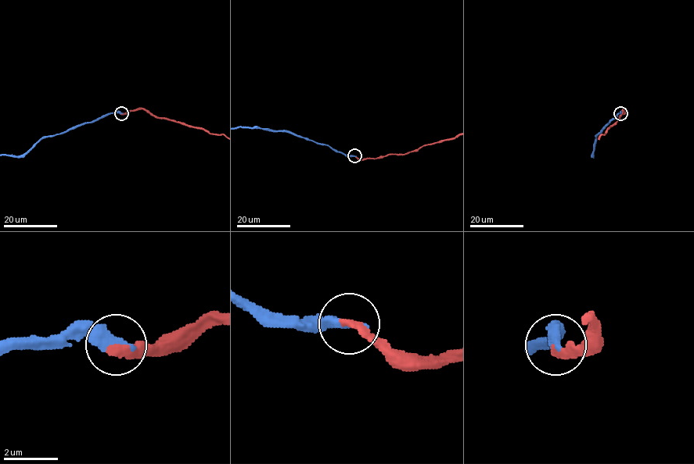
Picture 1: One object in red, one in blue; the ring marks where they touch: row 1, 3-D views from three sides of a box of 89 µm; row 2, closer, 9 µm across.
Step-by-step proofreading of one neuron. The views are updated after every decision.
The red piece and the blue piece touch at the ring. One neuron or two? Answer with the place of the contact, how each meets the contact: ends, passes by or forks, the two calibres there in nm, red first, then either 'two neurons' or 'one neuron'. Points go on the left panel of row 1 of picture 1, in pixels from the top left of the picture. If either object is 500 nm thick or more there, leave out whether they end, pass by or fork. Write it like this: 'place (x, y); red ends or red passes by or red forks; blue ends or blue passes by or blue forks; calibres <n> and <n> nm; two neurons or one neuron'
place (121, 113); red ends; blue ends; calibres 320 and 480 nm; one neuron

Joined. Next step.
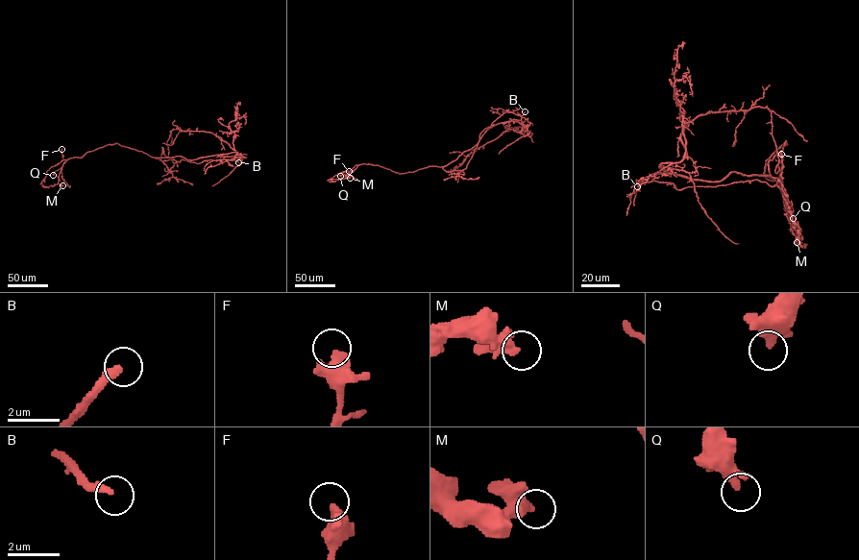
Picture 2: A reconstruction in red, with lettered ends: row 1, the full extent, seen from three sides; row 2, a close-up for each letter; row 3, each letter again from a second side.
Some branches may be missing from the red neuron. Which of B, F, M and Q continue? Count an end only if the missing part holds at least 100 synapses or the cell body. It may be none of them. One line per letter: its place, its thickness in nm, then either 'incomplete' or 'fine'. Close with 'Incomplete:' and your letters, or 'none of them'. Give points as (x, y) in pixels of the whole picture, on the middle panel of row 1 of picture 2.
B: at (525, 111); 300 nm thick; incomplete
F: at (349, 171); 480 nm thick; fine
M: at (350, 178); 360 nm thick; fine
Q: at (340, 176); 320 nm thick; fine
Incomplete: B

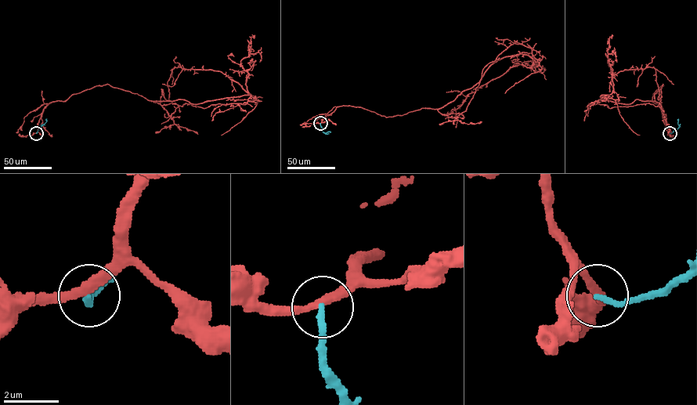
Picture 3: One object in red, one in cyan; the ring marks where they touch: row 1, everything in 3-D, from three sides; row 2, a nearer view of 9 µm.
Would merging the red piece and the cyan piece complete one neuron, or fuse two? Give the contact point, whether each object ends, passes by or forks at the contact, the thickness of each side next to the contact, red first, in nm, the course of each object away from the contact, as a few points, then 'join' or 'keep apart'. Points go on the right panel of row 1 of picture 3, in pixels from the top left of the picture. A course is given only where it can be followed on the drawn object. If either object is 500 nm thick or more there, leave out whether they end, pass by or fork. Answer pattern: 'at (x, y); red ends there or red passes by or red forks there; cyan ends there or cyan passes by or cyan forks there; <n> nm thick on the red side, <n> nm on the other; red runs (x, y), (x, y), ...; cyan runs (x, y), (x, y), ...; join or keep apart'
at (669, 133); red passes by; cyan ends there; 300 nm thick on the red side, 220 nm on the other; red runs (669, 133), (651, 101), (662, 84), (655, 101), (601, 96), (613, 89), (612, 35); cyan runs (669, 133), (678, 128), (678, 119); keep apart

